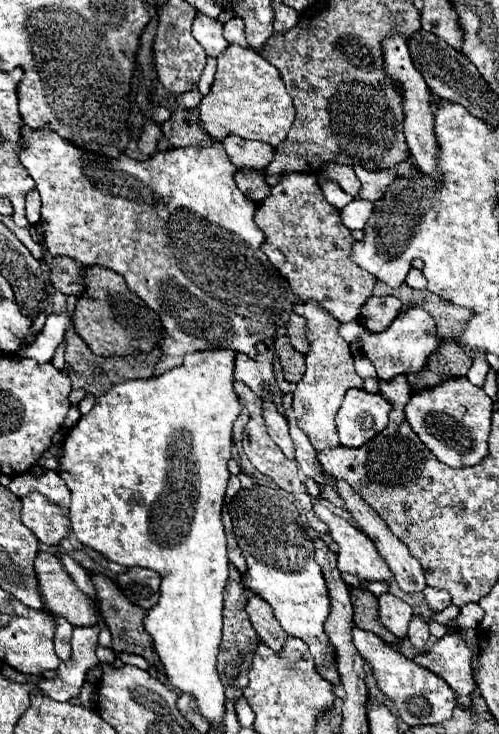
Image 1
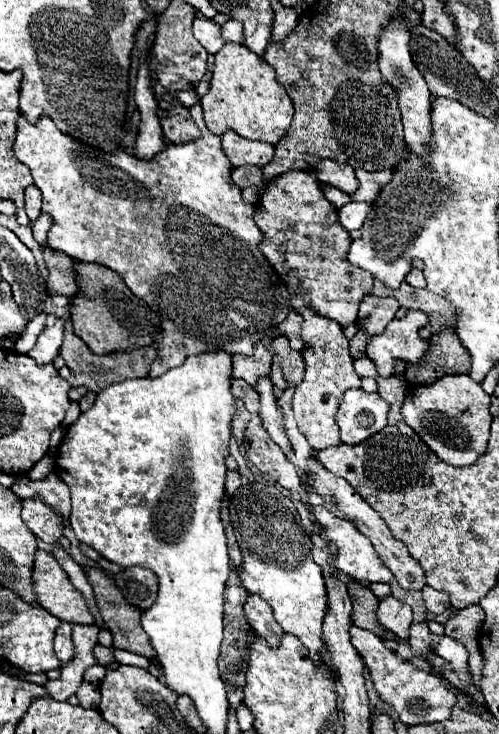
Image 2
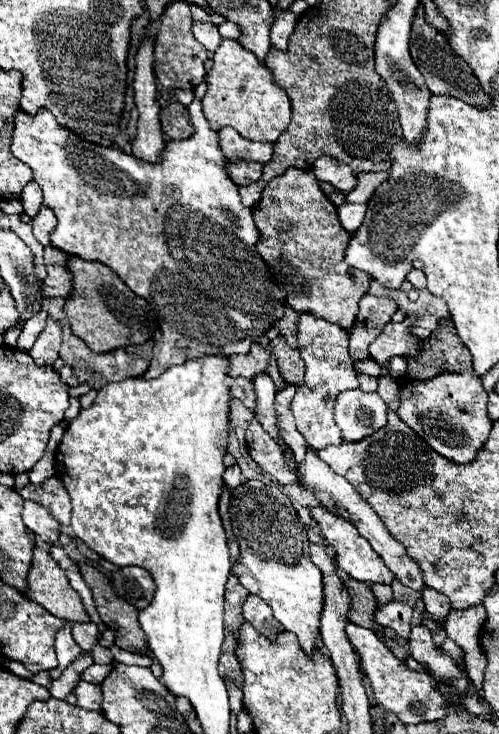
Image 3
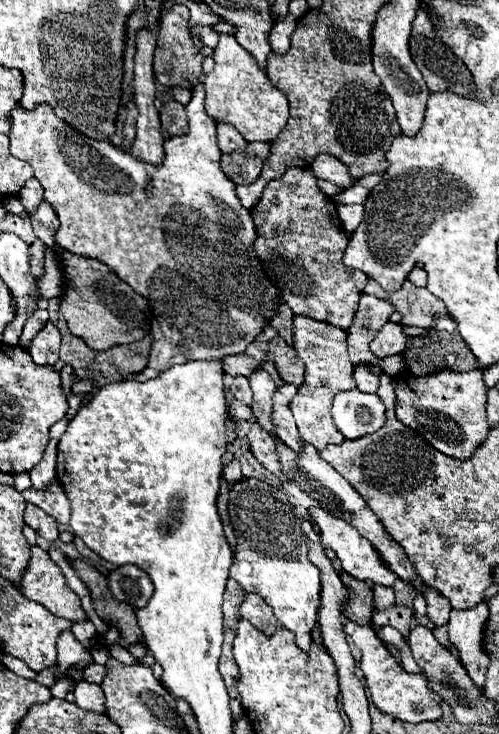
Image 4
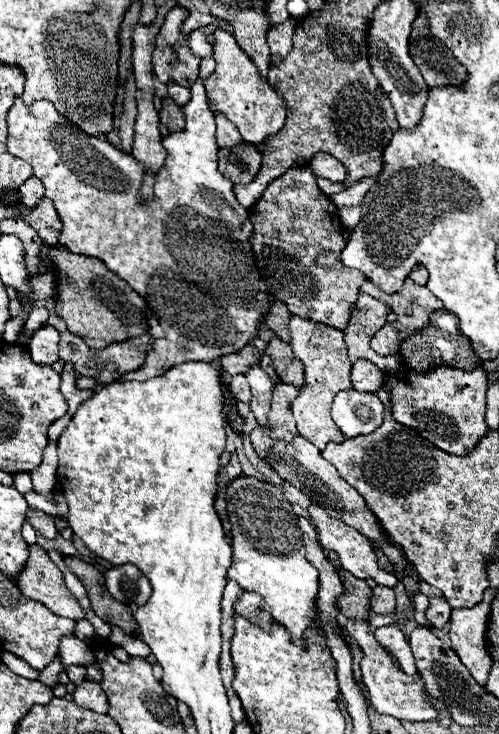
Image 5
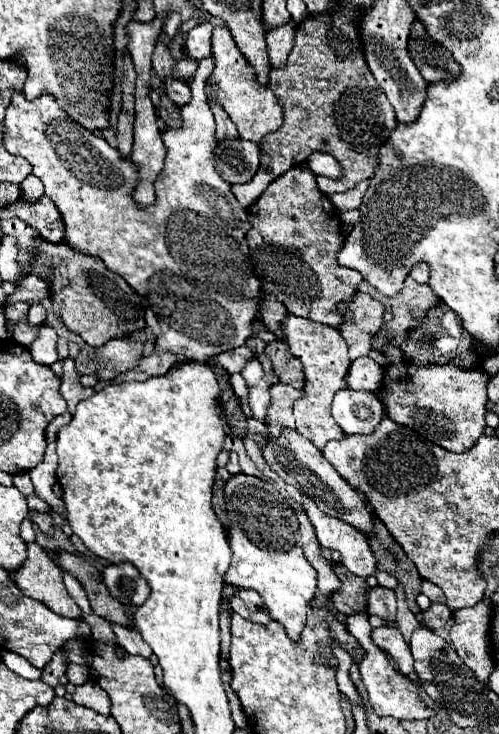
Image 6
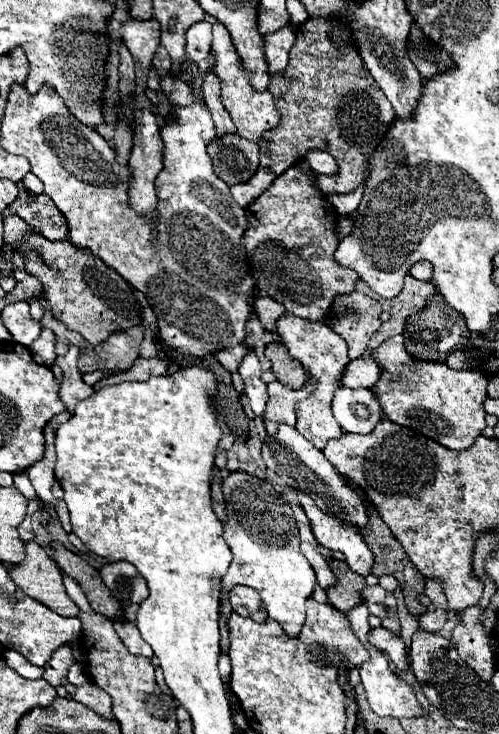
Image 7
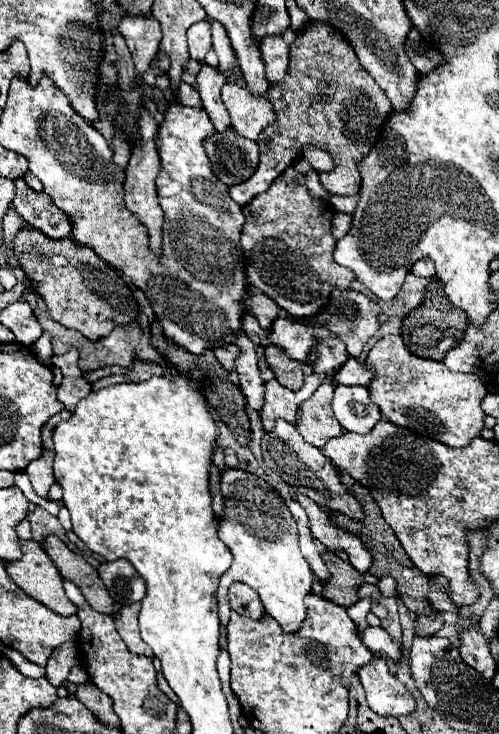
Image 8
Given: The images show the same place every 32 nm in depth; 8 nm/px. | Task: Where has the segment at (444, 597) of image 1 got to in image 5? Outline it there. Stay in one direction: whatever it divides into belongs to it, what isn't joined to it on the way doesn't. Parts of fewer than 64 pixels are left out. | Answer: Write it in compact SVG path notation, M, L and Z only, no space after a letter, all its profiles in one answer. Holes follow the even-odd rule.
M430 598L430 606L426 610L426 620L432 628L442 628L450 620L452 608L444 598Z

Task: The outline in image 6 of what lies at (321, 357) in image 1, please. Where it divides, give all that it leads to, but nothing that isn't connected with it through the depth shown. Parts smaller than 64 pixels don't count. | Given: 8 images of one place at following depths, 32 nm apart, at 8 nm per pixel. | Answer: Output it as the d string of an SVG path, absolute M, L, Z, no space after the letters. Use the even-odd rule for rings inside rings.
M288 316L282 322L282 332L284 332L284 342L290 346L292 356L296 356L306 370L306 386L304 386L304 398L296 400L294 404L294 418L296 418L296 430L308 438L318 450L322 450L326 446L326 442L330 440L340 440L344 438L344 432L338 428L338 424L334 422L332 414L330 414L330 404L332 404L332 396L336 390L340 388L348 388L346 386L346 372L350 366L350 358L348 358L348 346L344 342L344 338L326 324L320 322L312 322L306 318L298 318L298 316Z

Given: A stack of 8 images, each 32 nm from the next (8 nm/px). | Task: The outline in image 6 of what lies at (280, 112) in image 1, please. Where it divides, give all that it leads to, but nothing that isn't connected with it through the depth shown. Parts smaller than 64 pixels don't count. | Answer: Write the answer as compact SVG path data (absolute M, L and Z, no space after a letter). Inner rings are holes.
M214 26L212 52L214 52L212 58L216 60L212 80L218 84L218 102L236 124L240 138L250 142L260 142L264 134L278 130L282 124L282 108L278 106L276 96L270 92L270 88L260 88L254 82L254 70L246 64L244 56L236 48L230 30L226 26Z

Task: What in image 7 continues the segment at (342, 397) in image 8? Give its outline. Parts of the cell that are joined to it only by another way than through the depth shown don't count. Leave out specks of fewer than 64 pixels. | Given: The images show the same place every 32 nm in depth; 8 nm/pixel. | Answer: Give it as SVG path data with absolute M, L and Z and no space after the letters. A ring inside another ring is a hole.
M338 388L332 400L332 412L344 432L370 434L382 420L382 410L372 392L364 388Z

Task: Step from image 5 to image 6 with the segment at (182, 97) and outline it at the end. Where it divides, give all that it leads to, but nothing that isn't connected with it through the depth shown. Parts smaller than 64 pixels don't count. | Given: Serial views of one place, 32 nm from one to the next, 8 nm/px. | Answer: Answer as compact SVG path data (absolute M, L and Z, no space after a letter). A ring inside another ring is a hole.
M164 80L164 92L176 106L190 104L190 100L192 100L190 86L184 82L178 82L178 80Z

